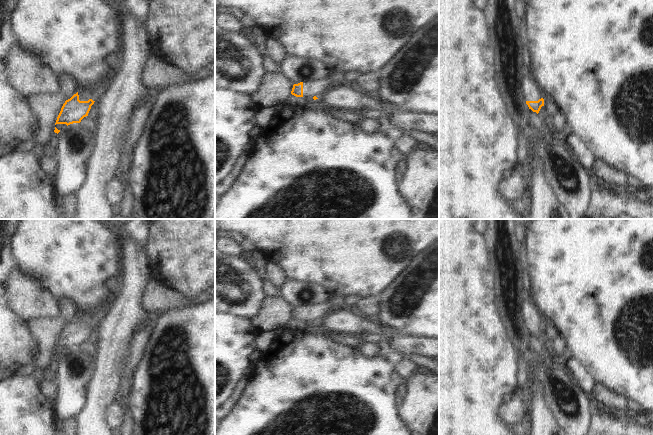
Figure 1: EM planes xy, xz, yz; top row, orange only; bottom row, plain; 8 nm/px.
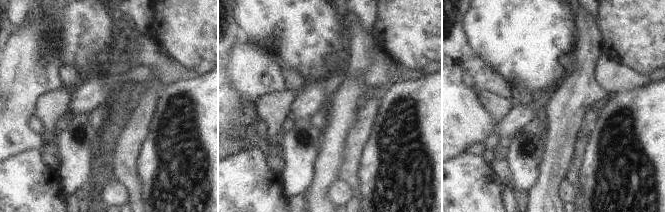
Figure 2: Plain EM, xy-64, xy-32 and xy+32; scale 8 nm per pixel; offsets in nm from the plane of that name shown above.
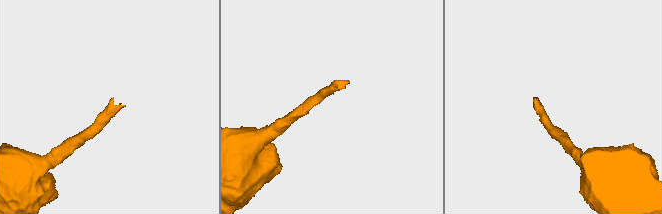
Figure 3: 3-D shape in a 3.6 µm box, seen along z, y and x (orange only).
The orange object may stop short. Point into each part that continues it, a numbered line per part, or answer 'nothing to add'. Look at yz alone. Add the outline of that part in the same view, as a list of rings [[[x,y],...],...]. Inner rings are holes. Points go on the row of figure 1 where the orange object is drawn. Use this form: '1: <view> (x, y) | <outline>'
1: yz (529, 87) | [[[526,74],[521,81],[521,92],[525,101],[544,99],[544,94],[531,74]]]

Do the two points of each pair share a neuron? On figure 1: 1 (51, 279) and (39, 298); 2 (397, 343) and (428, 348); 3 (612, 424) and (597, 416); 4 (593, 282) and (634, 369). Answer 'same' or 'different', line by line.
1: different
2: same
3: same
4: same

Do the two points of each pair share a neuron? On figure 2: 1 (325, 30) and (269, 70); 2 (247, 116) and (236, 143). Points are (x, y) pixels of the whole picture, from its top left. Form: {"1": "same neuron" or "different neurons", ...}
{"1": "different neurons", "2": "different neurons"}

